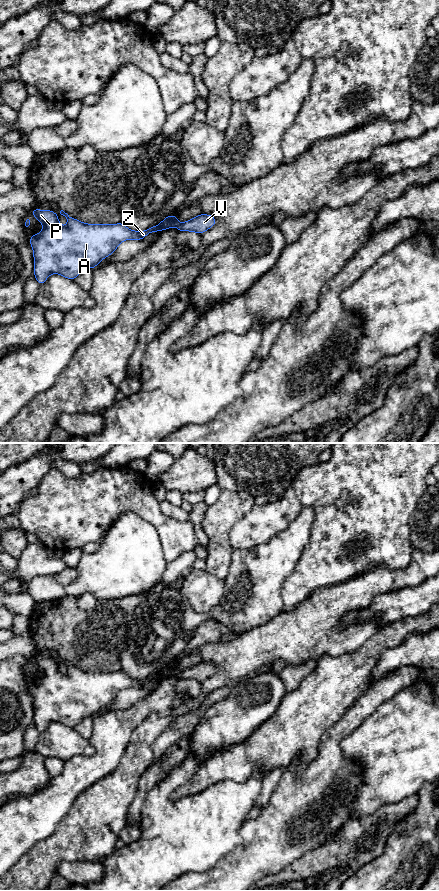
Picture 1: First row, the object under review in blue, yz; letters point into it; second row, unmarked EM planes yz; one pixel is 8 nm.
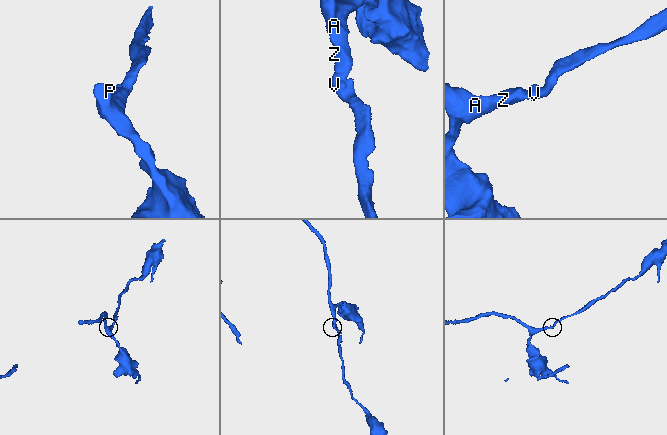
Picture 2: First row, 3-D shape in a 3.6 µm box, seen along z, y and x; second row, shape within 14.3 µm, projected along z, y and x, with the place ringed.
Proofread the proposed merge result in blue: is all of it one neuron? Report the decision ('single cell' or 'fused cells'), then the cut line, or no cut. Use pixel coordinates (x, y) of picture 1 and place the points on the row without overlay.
single cell; no cut

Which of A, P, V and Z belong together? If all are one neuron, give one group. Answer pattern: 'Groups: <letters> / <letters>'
Groups: A P V Z

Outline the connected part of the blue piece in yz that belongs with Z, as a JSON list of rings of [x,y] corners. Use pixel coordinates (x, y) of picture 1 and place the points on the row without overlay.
[[[32,657],[32,663],[43,673],[42,679],[36,683],[32,683],[29,687],[29,691],[33,696],[34,724],[39,734],[46,730],[50,722],[55,721],[67,727],[74,728],[80,721],[89,716],[94,717],[101,708],[114,701],[122,689],[129,687],[142,688],[149,681],[164,679],[171,675],[177,675],[180,681],[190,679],[202,682],[216,671],[216,666],[207,662],[200,662],[183,671],[177,669],[177,663],[169,663],[160,672],[152,674],[147,678],[133,679],[127,676],[122,670],[110,673],[86,672],[72,666],[63,658],[60,659],[60,662],[65,664],[68,669],[66,675],[63,675],[59,671],[54,659]]]

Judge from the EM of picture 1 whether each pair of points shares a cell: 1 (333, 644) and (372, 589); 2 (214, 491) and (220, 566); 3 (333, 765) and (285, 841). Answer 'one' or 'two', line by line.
1: one
2: two
3: one

